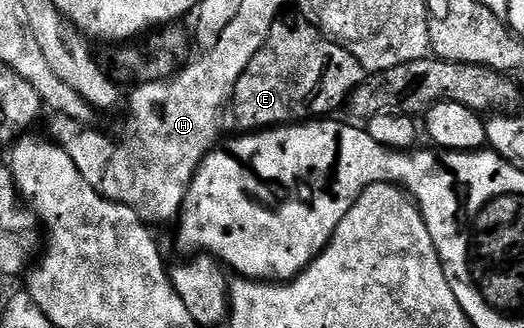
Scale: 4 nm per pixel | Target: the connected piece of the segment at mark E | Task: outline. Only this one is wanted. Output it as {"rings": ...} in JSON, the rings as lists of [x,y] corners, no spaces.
{"rings":[[[275,20],[262,49],[248,62],[248,70],[240,74],[234,87],[232,109],[234,120],[242,130],[265,130],[279,126],[289,126],[311,118],[326,118],[333,108],[347,103],[350,95],[366,79],[368,73],[362,63],[341,44],[323,34],[313,23],[301,24],[298,20]]]}

